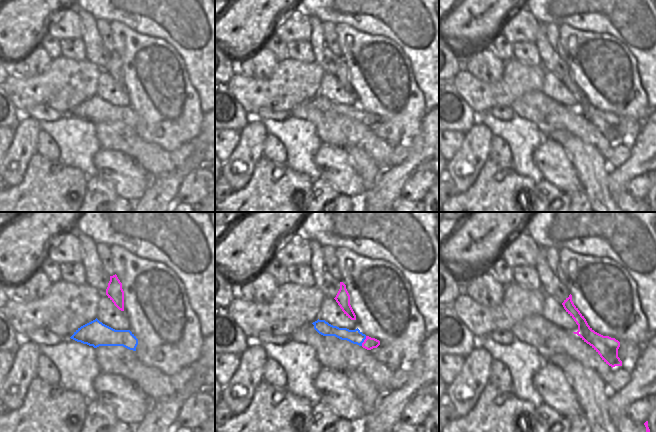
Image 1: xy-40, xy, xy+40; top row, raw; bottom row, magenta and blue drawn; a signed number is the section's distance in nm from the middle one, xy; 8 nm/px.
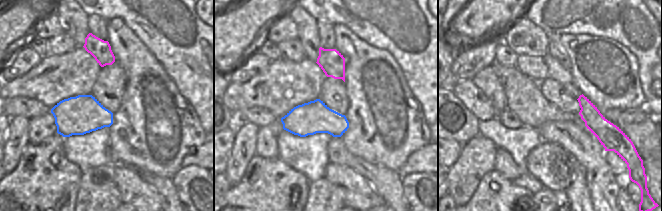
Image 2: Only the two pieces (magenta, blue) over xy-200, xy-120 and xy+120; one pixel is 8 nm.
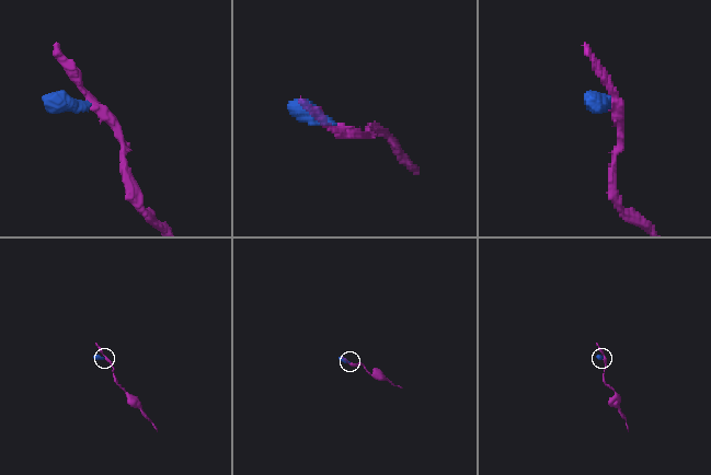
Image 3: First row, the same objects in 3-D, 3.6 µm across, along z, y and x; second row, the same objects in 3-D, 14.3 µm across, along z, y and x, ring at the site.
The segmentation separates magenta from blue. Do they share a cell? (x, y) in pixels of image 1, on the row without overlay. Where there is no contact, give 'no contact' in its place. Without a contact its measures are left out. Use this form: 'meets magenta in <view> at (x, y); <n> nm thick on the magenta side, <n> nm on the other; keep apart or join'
meets magenta in xy at (364, 117); 100 nm thick on the magenta side, 110 nm on the other; keep apart

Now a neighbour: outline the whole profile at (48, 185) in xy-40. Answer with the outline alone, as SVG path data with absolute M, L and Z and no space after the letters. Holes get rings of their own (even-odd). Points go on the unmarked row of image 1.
M35 153L22 181L0 193L0 212L78 212L86 193L88 177L60 160L49 160Z

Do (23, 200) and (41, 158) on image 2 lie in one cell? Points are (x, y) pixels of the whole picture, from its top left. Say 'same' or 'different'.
same

